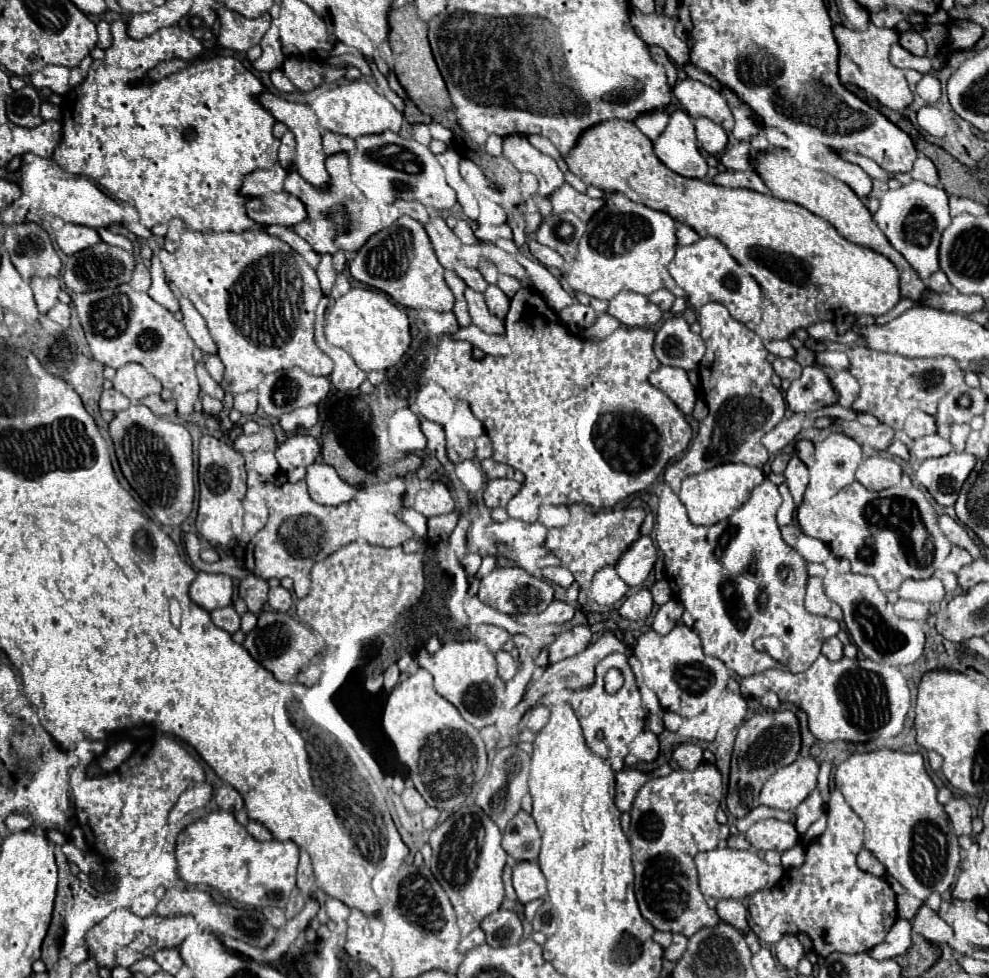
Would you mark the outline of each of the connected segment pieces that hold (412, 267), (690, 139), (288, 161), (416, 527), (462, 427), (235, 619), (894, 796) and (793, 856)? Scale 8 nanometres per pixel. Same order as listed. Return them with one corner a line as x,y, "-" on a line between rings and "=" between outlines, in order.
406,215
392,223
388,229
372,235
366,241
366,247
362,245
356,251
356,257
350,263
350,273
354,279
388,293
396,303
404,307
452,311
456,301
454,293
444,281
444,267
438,263
424,227
=
674,111
664,133
654,141
656,157
682,177
706,179
708,165
696,147
692,117
684,111
=
282,141
280,151
278,151
278,161
282,167
292,167
292,157
294,157
294,143
292,141
=
398,505
396,511
402,513
402,521
414,531
416,537
426,537
426,517
424,515
420,515
414,509
404,509
402,505
=
458,401
456,409
454,409
454,415
452,415
446,431
456,433
460,437
476,439
476,437
480,437
484,433
484,427
482,427
482,421
478,417
474,417
474,413
470,411
470,405
=
232,605
210,611
210,617
212,617
214,625
222,627
228,633
236,633
240,629
240,615
236,613
236,609
=
878,749
874,753
854,753
844,759
834,771
836,789
842,791
846,803
864,821
864,847
872,851
886,867
884,877
894,877
910,895
924,901
930,893
944,893
956,881
960,863
958,835
950,827
944,807
936,801
936,785
924,769
920,753
904,753
894,749
=
798,843
798,847
792,847
788,851
782,853
782,867
790,869
790,867
798,867
804,863
804,845

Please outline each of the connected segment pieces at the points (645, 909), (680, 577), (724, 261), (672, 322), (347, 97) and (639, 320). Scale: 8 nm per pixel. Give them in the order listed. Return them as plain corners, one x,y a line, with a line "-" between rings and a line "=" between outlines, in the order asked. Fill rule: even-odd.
700,763
694,771
672,771
666,777
654,777
646,783
634,801
632,809
632,829
630,829
630,845
634,853
634,869
636,869
636,899
642,917
658,931
684,933
684,937
692,937
702,927
714,927
720,923
716,909
706,905
704,895
698,889
698,873
694,867
694,855
704,849
714,849
718,845
718,821
716,811
720,807
720,799
724,797
724,785
721,774
712,763
=
764,479
764,483
754,487
750,499
742,507
738,507
728,519
708,527
700,527
690,523
686,515
686,507
680,503
676,493
668,485
662,485
660,491
660,505
656,513
656,541
664,555
666,579
676,599
680,599
686,611
694,617
696,621
694,627
700,633
702,649
706,651
706,655
718,657
742,679
762,673
764,669
776,667
776,663
770,659
768,653
754,649
752,643
758,637
764,635
780,637
786,649
790,651
784,669
792,673
800,673
808,669
814,663
814,659
820,655
822,643
840,631
838,621
812,615
804,609
804,591
808,583
806,561
796,553
796,549
786,545
780,535
776,523
776,509
780,507
780,503
782,497
778,493
778,487
772,481
=
700,237
692,245
678,245
676,257
668,265
668,273
672,275
676,285
686,291
686,297
694,307
718,301
730,311
734,319
742,323
752,321
756,307
760,307
762,303
762,289
758,287
758,281
734,261
734,257
716,237
=
672,315
662,323
656,333
654,353
662,365
690,371
696,369
700,359
704,357
706,343
698,333
690,331
688,323
682,317
=
362,79
348,81
346,85
324,91
320,97
316,97
310,103
310,107
316,113
322,129
342,133
342,135
348,135
354,139
360,135
376,135
386,129
398,133
404,123
404,115
384,95
376,93
376,89
370,83
366,83
=
620,291
614,299
610,299
606,313
628,327
654,325
662,317
662,311
646,295
632,291

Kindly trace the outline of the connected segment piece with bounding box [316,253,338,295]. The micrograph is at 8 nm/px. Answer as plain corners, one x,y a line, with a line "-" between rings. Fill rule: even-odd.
322,255
322,259
320,259
320,265
316,267
316,275
318,275
318,279
320,279
320,287
322,287
322,291
324,291
324,295
328,295
330,293
330,289
332,289
332,285
334,285
334,281
336,281
336,271
334,271
334,265
332,265
332,255

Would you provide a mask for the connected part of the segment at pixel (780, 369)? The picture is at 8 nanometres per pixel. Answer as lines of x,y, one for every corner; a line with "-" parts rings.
776,359
776,361
772,363
772,367
774,367
774,373
776,373
778,377
790,379
790,381
798,379
798,375
802,373
802,367
800,367
794,359

